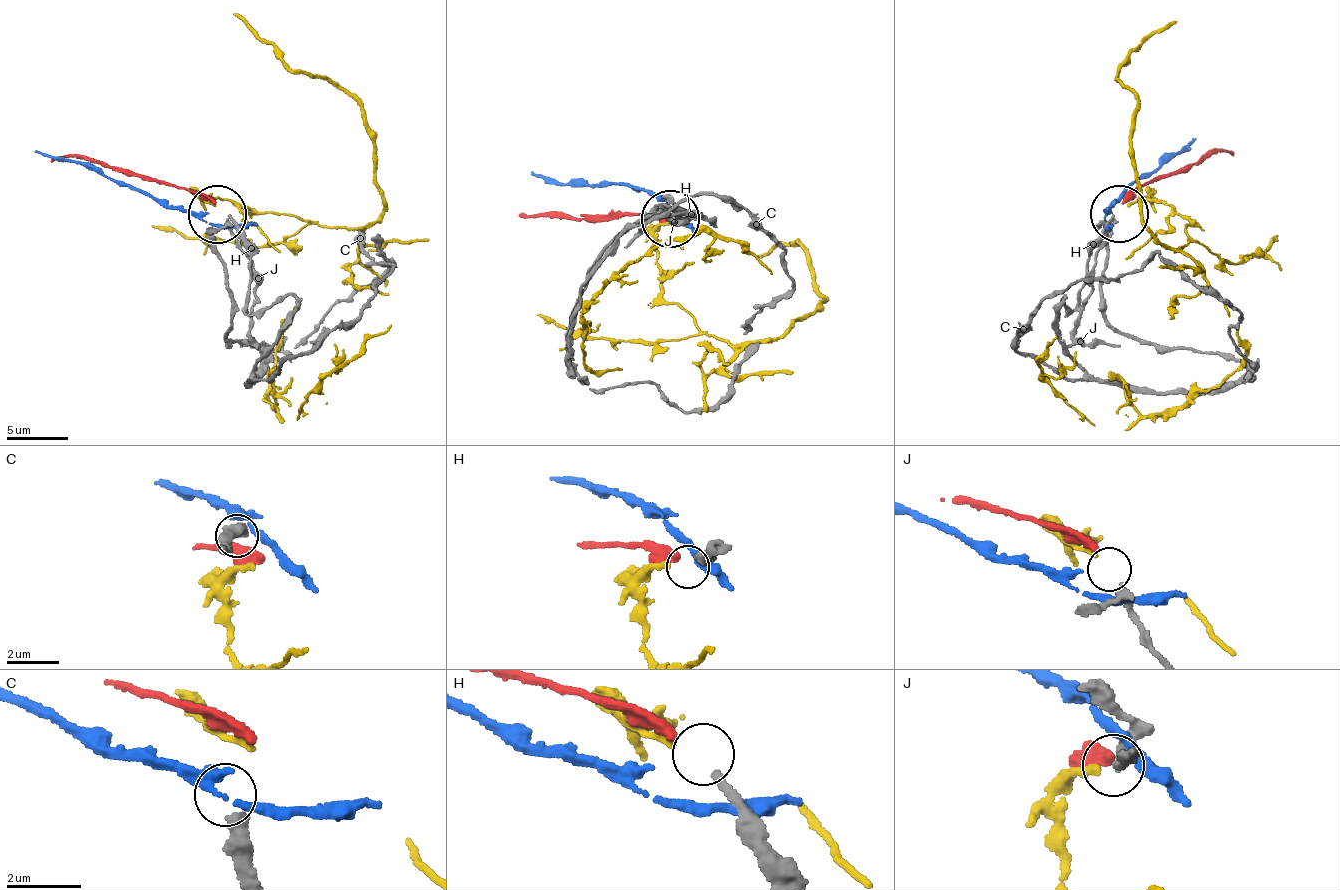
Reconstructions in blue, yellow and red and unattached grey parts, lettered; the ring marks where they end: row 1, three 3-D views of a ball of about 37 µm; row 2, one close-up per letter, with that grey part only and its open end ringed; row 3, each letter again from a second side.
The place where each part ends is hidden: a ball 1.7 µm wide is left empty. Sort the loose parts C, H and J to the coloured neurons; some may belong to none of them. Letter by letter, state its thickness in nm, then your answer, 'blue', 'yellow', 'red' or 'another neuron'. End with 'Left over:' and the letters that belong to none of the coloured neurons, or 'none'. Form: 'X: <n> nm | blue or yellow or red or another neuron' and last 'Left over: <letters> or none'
C: 480 nm | another neuron
H: 200 nm | red
J: 190 nm | yellow
Left over: C

